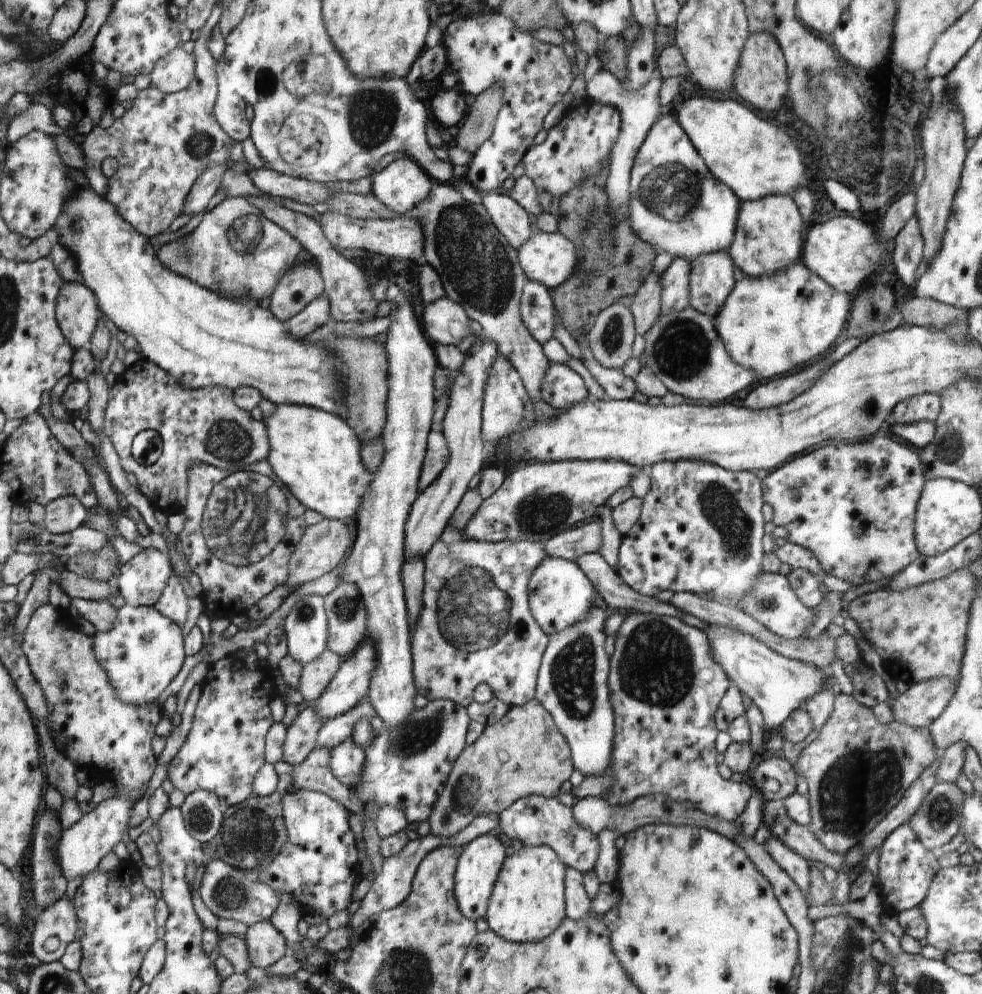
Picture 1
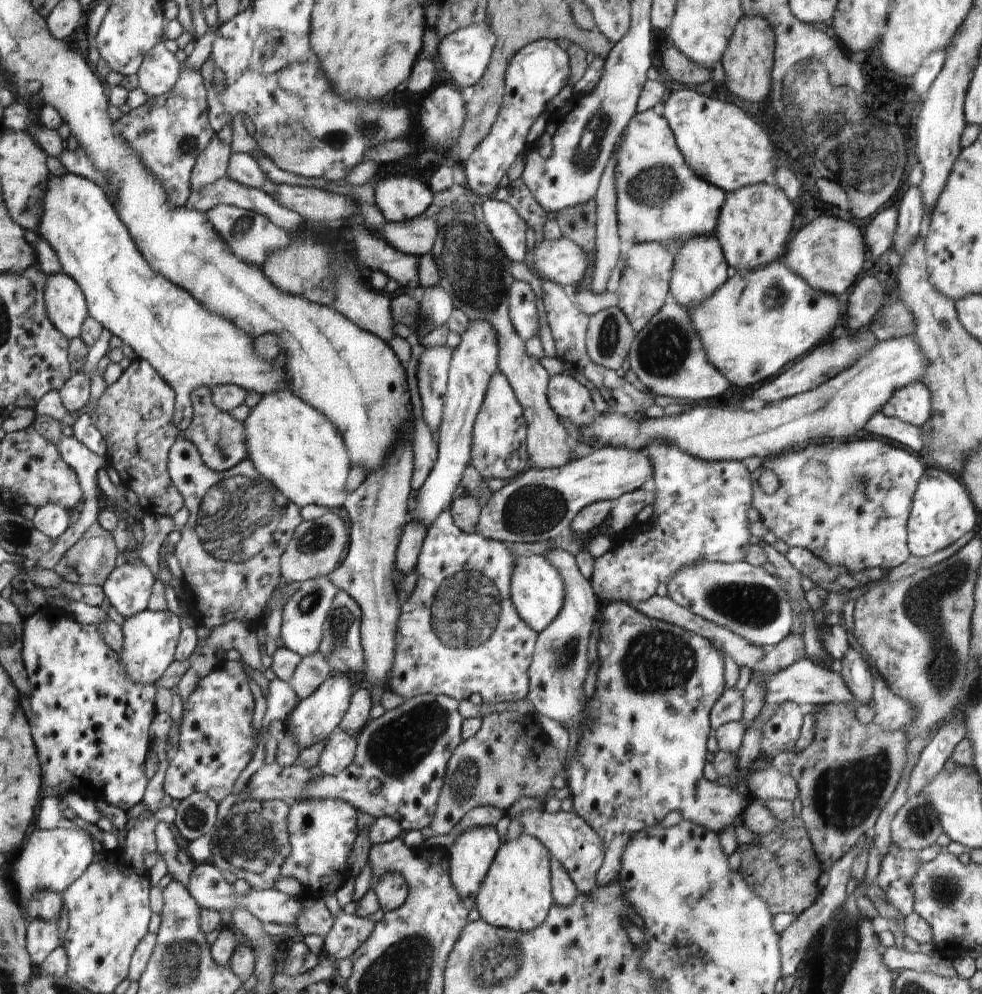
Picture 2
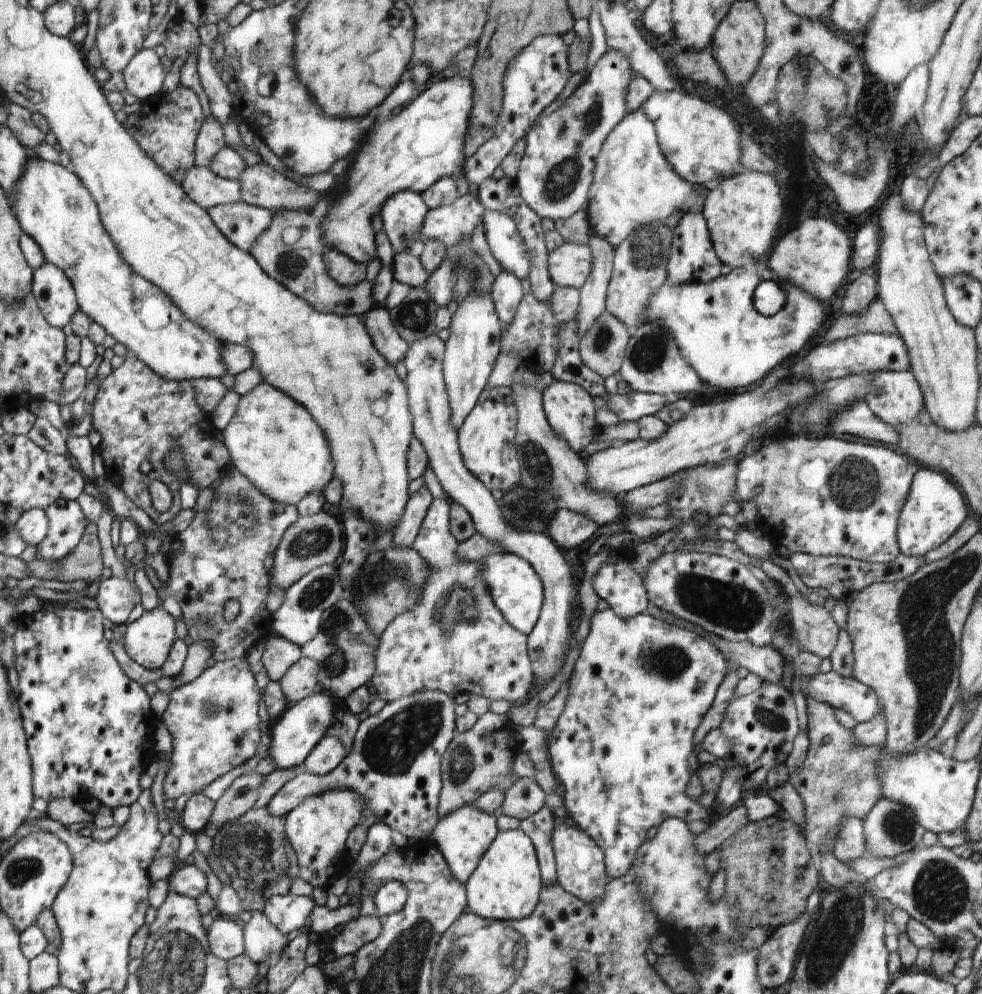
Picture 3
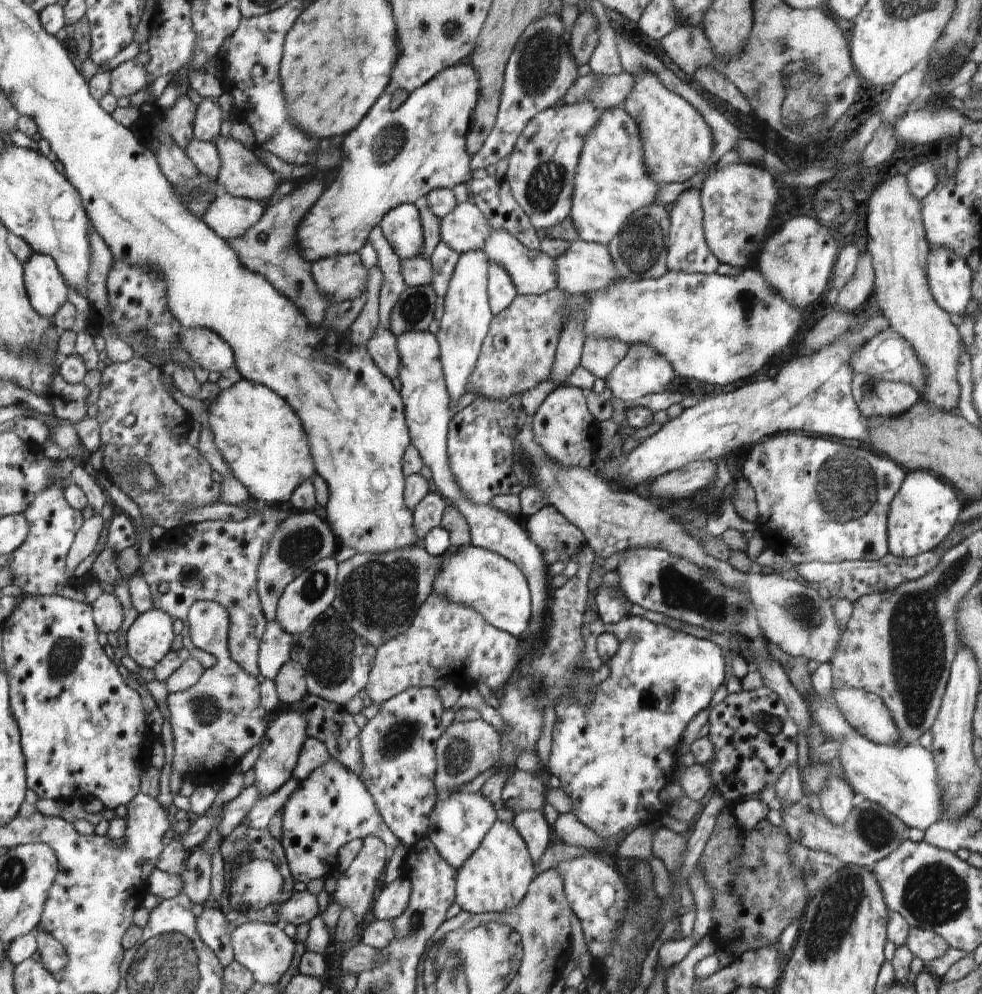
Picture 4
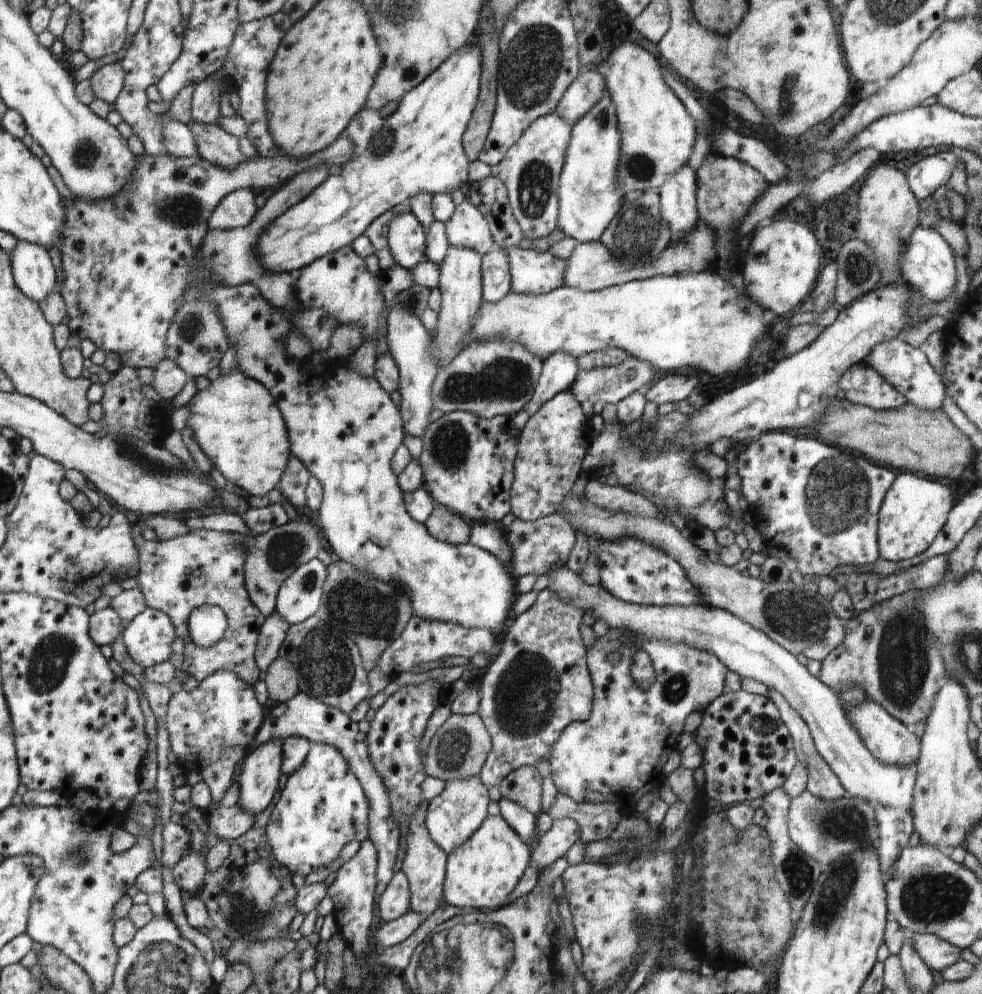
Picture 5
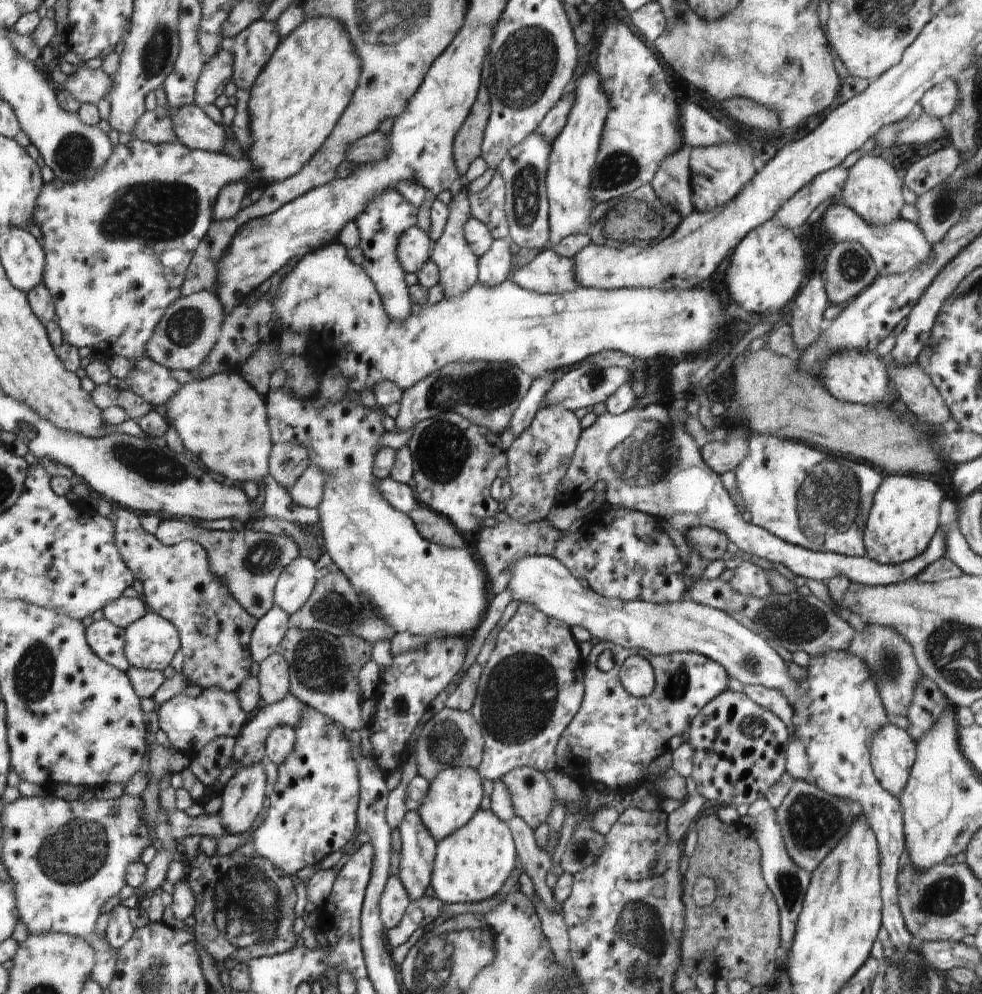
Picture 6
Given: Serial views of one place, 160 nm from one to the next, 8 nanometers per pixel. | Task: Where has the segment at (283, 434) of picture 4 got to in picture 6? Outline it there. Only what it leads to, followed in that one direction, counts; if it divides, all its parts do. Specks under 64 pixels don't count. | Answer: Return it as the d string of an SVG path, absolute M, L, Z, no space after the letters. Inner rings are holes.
M225 370L202 380L191 379L180 385L165 406L165 419L180 436L184 448L195 454L208 469L235 482L253 480L257 483L269 474L269 454L274 442L269 438L268 403L238 371Z

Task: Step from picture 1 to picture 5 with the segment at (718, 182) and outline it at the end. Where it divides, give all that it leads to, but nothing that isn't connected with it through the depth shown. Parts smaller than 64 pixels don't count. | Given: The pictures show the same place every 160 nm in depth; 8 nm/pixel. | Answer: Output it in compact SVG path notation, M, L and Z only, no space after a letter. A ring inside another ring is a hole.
M604 93L600 100L597 100L594 103L594 106L591 106L591 109L583 114L583 117L576 122L574 125L574 142L570 142L570 150L566 152L566 170L561 170L562 173L562 190L557 190L557 194L562 194L562 210L559 210L557 218L557 228L565 232L566 237L572 237L578 243L600 241L601 234L605 232L609 224L612 222L613 218L616 217L616 214L621 210L622 197L624 192L618 186L618 180L616 178L616 167L618 166L618 157L619 157L619 146L620 146L620 133L618 130L618 119L617 112L615 109L615 104L612 102L609 93Z

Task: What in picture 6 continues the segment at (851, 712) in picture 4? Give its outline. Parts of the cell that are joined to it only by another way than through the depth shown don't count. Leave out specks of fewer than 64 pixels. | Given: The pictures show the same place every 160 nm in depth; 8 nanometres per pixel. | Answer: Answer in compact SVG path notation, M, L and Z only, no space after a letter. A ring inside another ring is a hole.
M890 723L874 736L871 746L874 774L878 782L886 792L900 798L916 764L916 742L909 731Z

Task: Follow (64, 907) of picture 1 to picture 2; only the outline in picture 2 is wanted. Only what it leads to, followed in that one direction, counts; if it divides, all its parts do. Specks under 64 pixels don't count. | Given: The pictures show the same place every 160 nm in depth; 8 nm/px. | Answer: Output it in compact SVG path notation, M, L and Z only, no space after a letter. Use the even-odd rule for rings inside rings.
M40 918L33 920L28 927L27 939L30 959L34 967L38 968L61 946L58 921L50 922Z

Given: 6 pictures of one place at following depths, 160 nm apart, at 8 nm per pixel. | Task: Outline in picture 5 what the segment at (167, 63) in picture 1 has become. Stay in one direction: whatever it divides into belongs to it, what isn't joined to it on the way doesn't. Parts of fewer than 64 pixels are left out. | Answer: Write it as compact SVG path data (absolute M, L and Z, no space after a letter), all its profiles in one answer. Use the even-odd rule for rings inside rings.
M120 62L99 67L89 79L96 99L112 104L125 86L125 71Z

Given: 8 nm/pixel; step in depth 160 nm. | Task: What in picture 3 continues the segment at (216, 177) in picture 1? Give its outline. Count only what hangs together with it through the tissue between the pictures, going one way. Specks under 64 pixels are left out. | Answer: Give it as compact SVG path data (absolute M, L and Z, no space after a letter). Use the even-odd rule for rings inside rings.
M214 117L205 118L200 133L197 134L196 142L196 164L201 167L208 167L210 161L216 158L216 154L224 149L224 136L222 126Z

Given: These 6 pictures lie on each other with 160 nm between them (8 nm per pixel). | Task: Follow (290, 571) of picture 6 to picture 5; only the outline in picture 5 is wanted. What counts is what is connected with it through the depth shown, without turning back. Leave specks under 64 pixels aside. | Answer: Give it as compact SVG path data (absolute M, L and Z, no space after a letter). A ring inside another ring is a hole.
M317 558L298 565L277 594L276 612L290 625L301 623L316 614L324 600L324 582L328 566Z

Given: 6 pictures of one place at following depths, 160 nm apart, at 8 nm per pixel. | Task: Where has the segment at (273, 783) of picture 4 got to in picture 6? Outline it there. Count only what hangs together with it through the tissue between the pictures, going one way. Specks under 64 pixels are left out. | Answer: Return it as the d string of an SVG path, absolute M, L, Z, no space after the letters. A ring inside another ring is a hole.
M256 763L252 766L240 769L219 792L222 798L222 805L218 812L225 832L231 835L244 834L250 830L257 820L257 814L264 806L266 774L261 764Z

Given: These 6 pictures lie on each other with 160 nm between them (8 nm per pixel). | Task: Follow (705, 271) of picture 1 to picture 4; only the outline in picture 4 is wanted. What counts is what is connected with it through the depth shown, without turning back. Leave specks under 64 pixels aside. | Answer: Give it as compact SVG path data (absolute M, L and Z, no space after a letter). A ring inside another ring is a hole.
M690 187L683 191L673 202L669 212L669 250L667 253L667 268L670 271L686 273L716 273L720 260L709 249L705 238L704 207L701 205L701 191Z

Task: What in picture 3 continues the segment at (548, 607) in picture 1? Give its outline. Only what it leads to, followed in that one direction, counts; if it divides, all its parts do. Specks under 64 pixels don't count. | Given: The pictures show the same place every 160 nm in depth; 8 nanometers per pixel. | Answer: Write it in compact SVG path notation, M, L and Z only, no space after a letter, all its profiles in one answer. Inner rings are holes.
M506 551L481 558L479 565L494 606L516 630L528 636L538 620L544 600L541 578L526 559Z

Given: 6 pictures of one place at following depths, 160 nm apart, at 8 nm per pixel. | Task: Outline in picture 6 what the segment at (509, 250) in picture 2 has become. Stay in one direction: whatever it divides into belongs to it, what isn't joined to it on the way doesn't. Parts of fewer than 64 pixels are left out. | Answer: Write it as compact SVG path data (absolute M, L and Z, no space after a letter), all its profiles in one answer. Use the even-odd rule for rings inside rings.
M550 248L537 253L534 260L509 274L518 286L540 294L569 293L580 287L576 277L576 260L556 254Z

